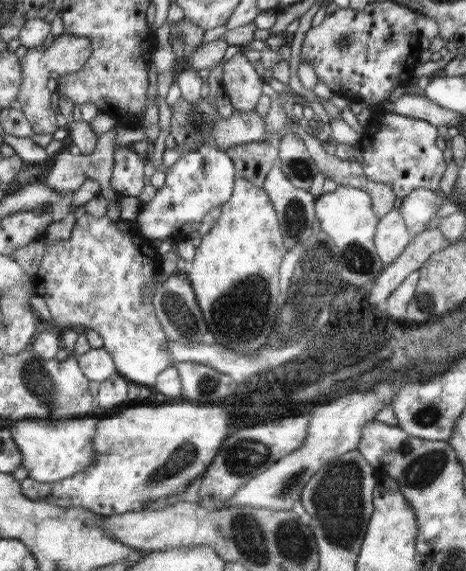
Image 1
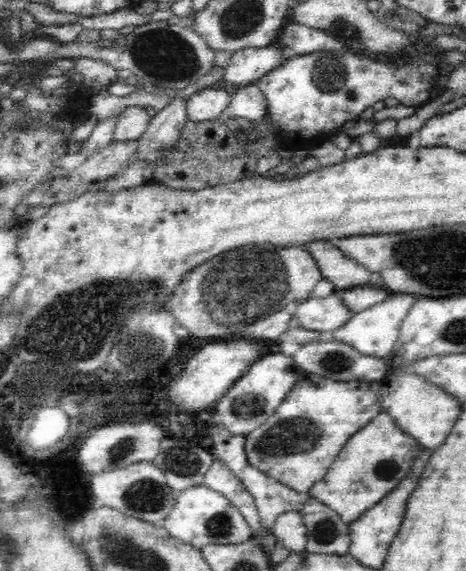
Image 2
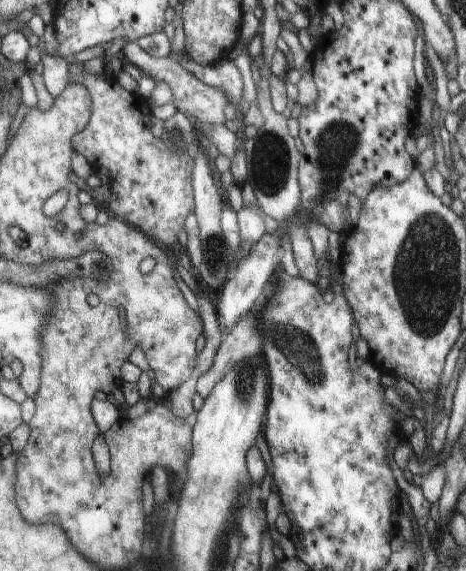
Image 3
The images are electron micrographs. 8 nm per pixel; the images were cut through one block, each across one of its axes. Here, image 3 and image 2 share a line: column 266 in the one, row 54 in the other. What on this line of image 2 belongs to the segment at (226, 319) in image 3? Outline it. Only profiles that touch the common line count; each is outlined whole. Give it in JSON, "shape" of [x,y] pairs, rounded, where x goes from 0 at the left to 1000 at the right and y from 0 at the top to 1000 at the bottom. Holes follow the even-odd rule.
{"shape":[[[571,81],[571,84],[519,84],[519,88],[506,88],[502,98],[498,98],[498,105],[494,105],[494,112],[489,112],[489,119],[481,123],[481,140],[494,144],[494,147],[502,147],[502,151],[549,144],[554,137],[562,137],[567,130],[575,130],[575,126],[584,126],[588,119],[605,116],[614,105],[622,105],[622,102],[631,102],[631,98],[639,98],[639,95],[631,95],[631,91],[618,88],[618,84],[601,88],[601,84],[592,84],[592,81]]]}

